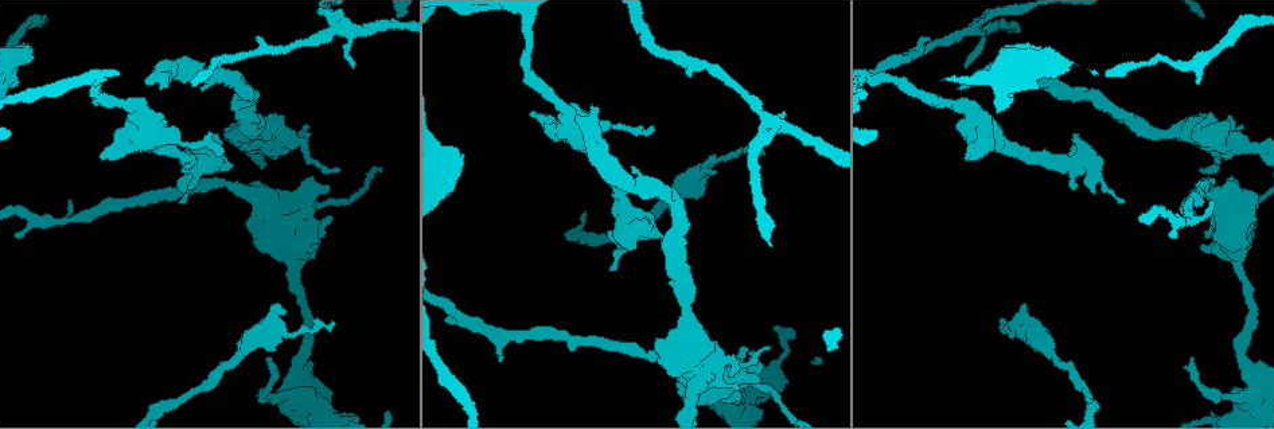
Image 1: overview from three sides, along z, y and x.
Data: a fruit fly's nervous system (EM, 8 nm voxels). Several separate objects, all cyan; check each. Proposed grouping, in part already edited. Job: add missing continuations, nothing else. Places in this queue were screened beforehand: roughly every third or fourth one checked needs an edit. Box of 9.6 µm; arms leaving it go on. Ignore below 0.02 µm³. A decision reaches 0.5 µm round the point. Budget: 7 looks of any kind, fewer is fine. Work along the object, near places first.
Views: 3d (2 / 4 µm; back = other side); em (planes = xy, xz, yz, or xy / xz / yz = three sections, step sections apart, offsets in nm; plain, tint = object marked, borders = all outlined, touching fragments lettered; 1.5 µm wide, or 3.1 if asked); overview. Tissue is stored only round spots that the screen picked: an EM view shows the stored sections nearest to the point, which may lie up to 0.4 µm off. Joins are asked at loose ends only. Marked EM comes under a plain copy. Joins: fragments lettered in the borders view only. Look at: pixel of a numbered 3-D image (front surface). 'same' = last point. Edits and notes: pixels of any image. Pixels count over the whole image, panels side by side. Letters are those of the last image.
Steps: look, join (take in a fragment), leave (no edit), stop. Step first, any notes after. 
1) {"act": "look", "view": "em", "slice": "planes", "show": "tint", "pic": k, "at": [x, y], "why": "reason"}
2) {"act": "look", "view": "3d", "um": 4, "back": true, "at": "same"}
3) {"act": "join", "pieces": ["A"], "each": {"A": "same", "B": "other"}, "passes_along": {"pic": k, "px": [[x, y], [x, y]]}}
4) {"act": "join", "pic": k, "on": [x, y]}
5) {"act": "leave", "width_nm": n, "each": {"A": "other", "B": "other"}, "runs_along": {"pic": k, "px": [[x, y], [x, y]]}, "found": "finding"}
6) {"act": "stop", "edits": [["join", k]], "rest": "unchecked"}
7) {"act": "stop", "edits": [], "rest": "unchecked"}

{"act": "look", "view": "em", "slice": "xz", "step": 8, "show": "borders", "pic": 1, "at": [658, 358], "why": "stops while still wide"}

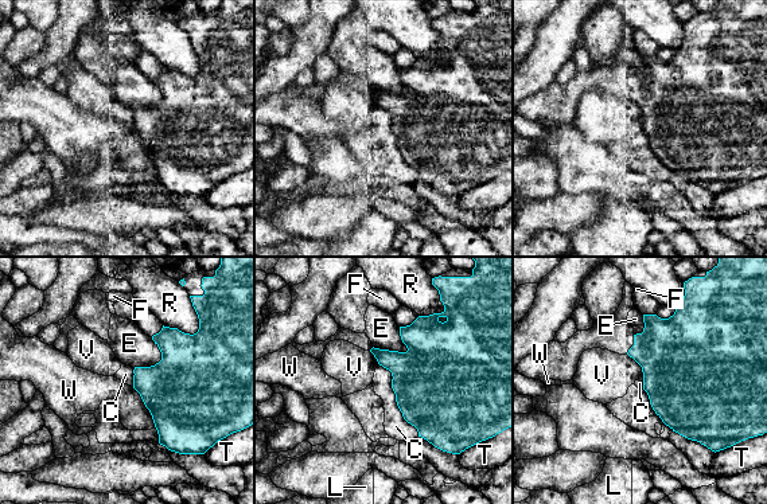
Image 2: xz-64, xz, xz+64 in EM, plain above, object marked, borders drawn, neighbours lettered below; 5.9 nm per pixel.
{"act": "look", "view": "em", "slice": "planes", "show": "borders", "at": "same", "why": "cut it another way"}

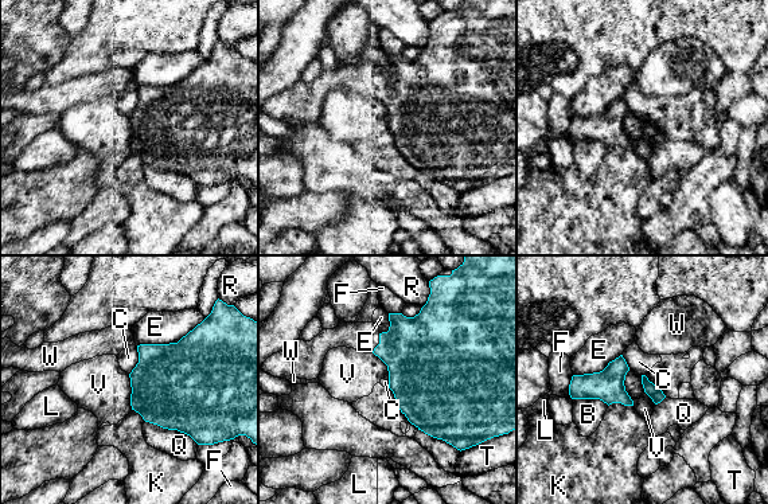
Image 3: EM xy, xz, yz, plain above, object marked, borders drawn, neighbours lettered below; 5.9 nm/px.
{"act": "leave", "longest_contact_nm": ["E", 400], "each": {"B": "other", "C": "other", "E": "other", "F": "other", "K": "other", "L": "other", "Q": "other", "R": "other", "T": "other", "V": "other", "W": "other"}, "found": "no lettered fragment goes on from it"}

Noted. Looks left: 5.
{"act": "look", "view": "em", "slice": "planes", "show": "tint", "pic": 1, "at": [185, 202], "why": "branch stops here"}

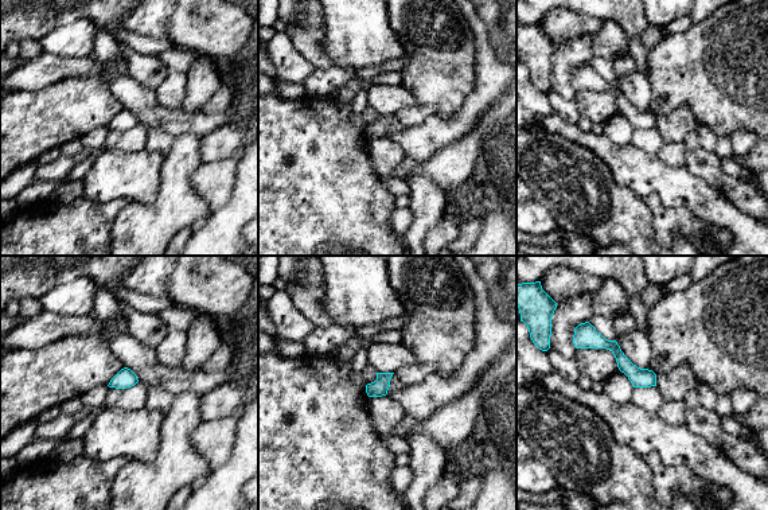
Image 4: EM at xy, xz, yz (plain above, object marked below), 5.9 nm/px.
{"act": "look", "view": "em", "slice": "planes", "show": "borders", "at": "same", "why": "what lies round it"}

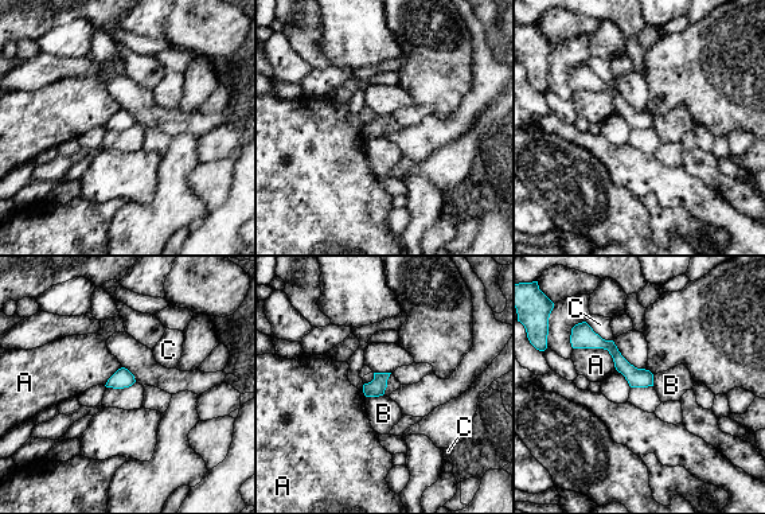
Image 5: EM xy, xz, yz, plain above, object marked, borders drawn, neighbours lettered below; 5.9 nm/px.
{"act": "leave", "each": {"A": "other", "B": "other", "C": "other"}, "runs_along": {"pic": 5, "px": [[574, 343], [607, 345], [650, 382]]}, "found": "none of them fits"}

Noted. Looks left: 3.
{"act": "look", "view": "em", "slice": "planes", "show": "borders", "pic": 1, "at": [353, 69]}

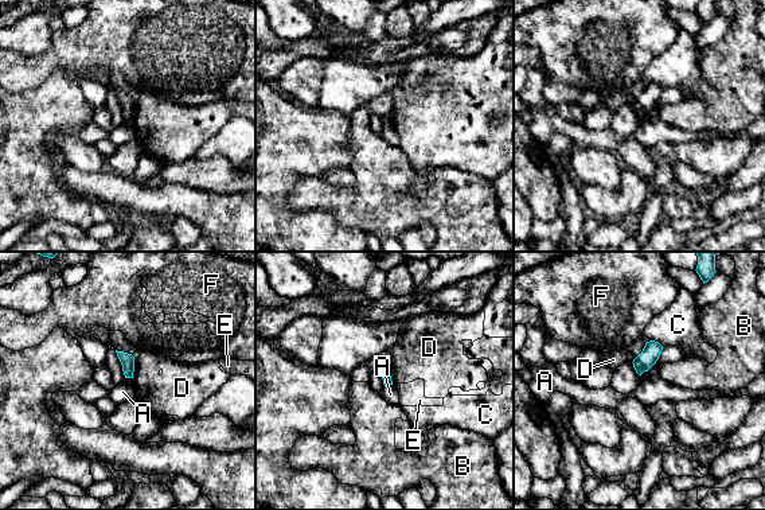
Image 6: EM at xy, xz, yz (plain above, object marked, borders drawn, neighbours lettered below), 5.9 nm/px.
{"act": "leave", "each": {"A": "other", "B": "other", "C": "other", "D": "other", "E": "other", "F": "other"}, "found": "none of them fits"}

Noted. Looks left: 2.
{"act": "stop", "edits": [], "rest": "unchecked"}

